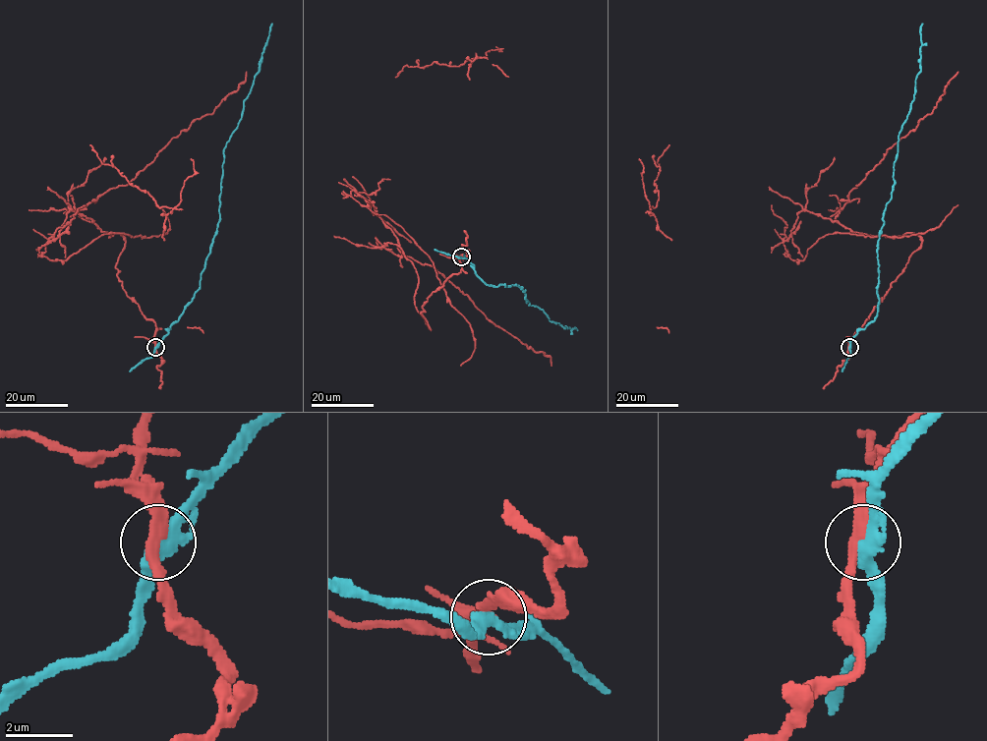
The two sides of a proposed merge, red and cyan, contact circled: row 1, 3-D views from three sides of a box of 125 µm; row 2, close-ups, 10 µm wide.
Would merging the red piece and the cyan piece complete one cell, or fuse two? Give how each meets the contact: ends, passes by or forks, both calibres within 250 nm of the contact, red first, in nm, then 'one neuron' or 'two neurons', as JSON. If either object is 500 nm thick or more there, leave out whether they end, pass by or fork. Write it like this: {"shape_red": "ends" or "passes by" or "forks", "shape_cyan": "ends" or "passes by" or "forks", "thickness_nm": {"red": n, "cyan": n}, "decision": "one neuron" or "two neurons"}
{"shape_red": "passes by", "shape_cyan": "passes by", "thickness_nm": {"red": 280, "cyan": 400}, "decision": "two neurons"}

